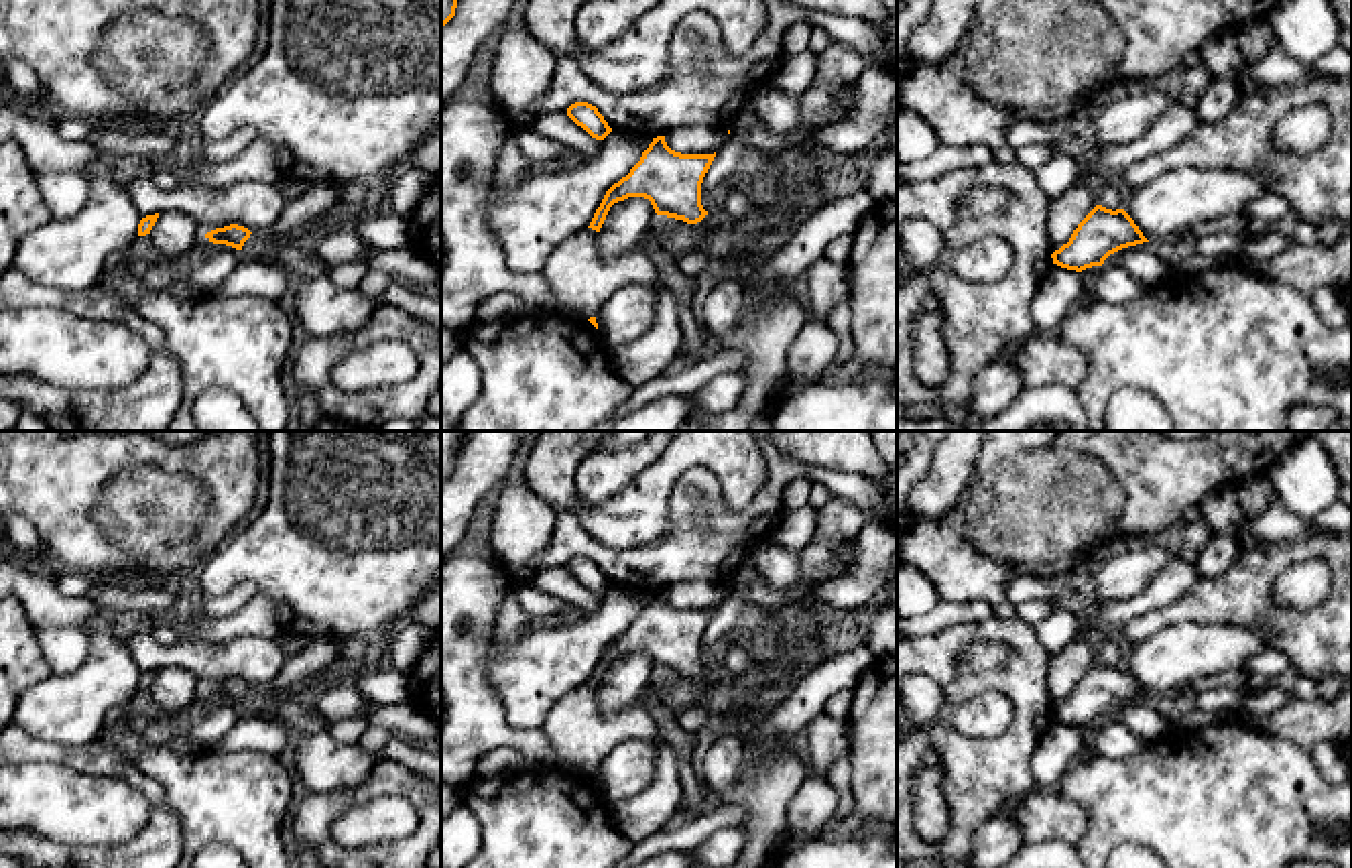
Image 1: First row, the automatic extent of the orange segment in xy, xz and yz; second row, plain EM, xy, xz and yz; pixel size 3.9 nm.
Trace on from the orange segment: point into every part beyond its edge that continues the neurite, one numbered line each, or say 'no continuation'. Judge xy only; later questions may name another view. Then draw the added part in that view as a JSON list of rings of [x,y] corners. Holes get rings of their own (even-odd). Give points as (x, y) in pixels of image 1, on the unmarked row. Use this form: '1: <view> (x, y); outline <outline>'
1: xy (299, 720); outline [[[250,689],[242,701],[242,711],[279,718],[293,734],[307,736],[329,730],[317,707],[303,707],[270,689]]]

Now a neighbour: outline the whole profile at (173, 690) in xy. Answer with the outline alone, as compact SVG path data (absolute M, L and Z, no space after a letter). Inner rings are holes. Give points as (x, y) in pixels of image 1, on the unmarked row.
M161 667L152 685L150 695L163 714L181 714L189 709L199 697L203 697L203 687L199 681L179 667Z

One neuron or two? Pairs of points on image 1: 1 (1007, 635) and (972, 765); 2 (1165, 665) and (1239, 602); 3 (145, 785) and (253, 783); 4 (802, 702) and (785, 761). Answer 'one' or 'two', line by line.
1: one
2: two
3: two
4: two

